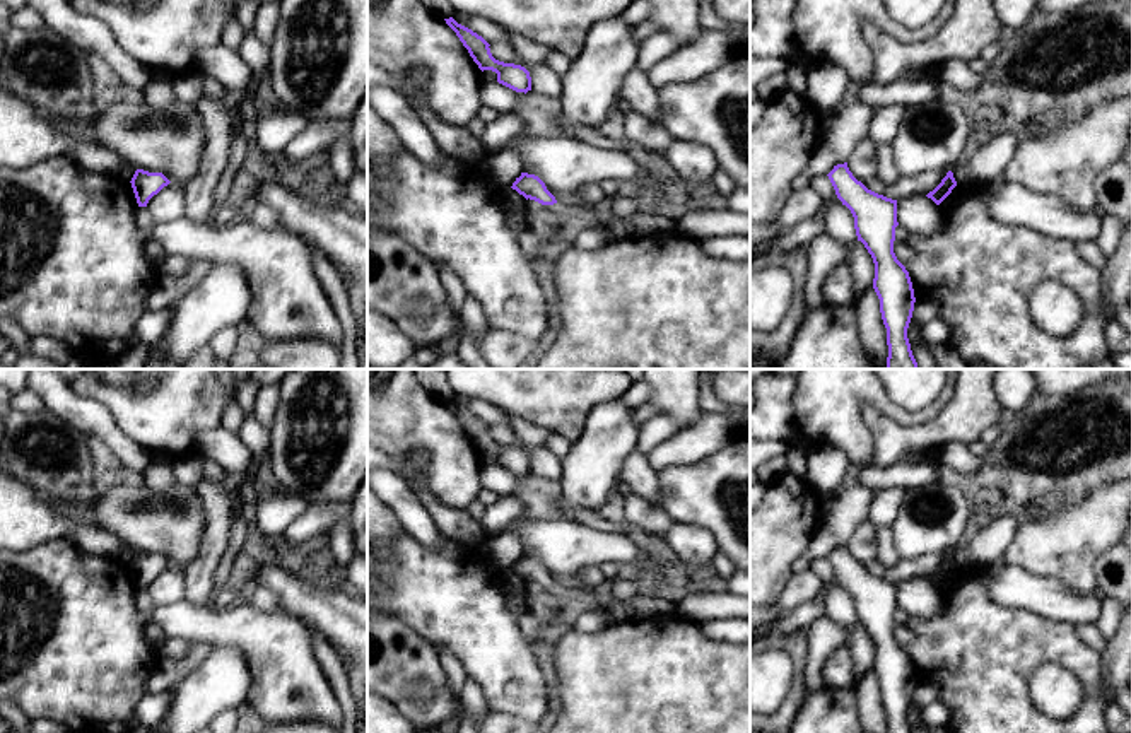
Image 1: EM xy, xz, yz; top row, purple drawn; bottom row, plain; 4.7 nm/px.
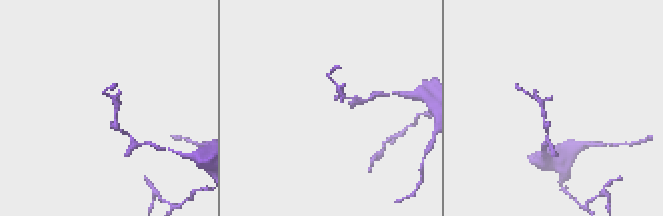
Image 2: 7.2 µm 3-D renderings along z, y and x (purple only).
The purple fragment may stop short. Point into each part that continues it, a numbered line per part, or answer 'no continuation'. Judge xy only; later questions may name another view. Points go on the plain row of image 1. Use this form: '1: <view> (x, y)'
no continuation

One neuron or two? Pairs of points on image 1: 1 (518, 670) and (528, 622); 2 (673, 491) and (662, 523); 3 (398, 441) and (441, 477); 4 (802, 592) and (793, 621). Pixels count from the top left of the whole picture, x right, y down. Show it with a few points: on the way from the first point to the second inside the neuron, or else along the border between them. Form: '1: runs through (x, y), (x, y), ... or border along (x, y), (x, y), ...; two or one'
1: border along (516, 621), (525, 641), (532, 648); two
2: border along (662, 506), (673, 521); two
3: runs through (414, 441), (422, 441), (441, 462); one
4: border along (822, 588), (810, 600), (791, 610), (769, 633); two

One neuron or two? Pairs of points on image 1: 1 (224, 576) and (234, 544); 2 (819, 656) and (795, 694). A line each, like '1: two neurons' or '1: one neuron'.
1: one neuron
2: two neurons

